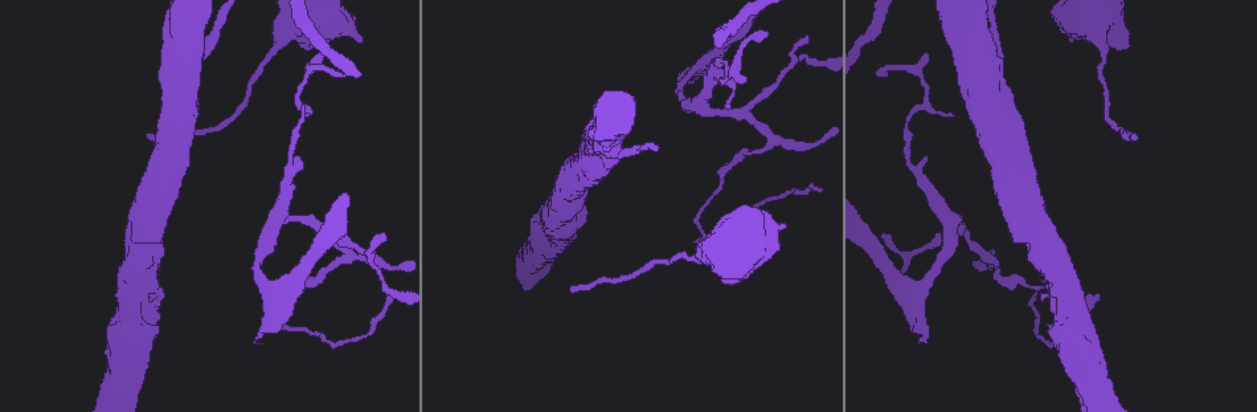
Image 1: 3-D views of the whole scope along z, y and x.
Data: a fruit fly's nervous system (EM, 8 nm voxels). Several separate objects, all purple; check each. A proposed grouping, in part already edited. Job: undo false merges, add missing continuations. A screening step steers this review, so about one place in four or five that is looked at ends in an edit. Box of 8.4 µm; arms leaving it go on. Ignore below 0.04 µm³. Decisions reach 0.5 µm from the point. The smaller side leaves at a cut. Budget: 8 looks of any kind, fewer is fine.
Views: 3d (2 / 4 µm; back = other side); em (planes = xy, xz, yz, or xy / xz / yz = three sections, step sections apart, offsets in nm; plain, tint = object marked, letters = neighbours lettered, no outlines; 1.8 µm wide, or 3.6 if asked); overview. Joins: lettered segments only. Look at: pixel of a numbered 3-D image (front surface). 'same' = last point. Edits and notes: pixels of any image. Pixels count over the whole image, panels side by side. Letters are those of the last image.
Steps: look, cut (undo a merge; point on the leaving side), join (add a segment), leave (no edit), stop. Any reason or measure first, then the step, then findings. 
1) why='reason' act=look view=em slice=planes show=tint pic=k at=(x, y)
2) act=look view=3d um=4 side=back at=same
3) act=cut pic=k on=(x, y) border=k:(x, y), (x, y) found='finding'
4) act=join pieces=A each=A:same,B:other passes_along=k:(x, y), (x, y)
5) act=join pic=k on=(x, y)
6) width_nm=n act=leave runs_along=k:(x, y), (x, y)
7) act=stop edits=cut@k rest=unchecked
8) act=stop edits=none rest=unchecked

why='free end' act=look view=3d um=2 pic=1 at=(253, 342)

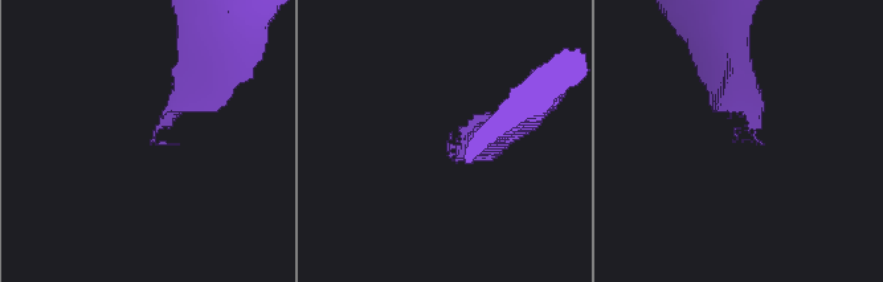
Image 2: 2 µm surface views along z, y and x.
why='need the tissue' act=look view=em slice=yz step=4 show=letters pic=2 at=(155, 143)

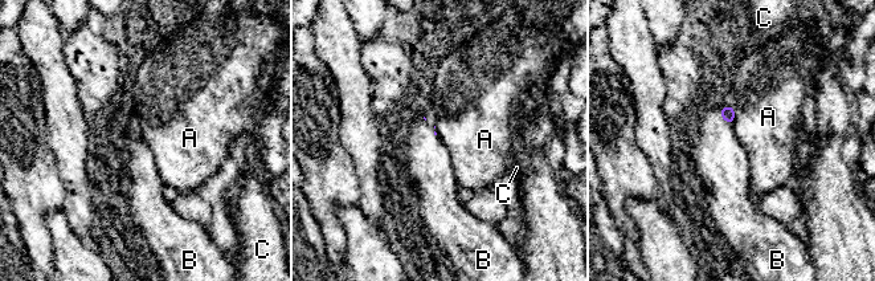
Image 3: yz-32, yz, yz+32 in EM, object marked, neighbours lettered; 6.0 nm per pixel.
why='another direction' act=look view=em slice=planes show=letters at=same

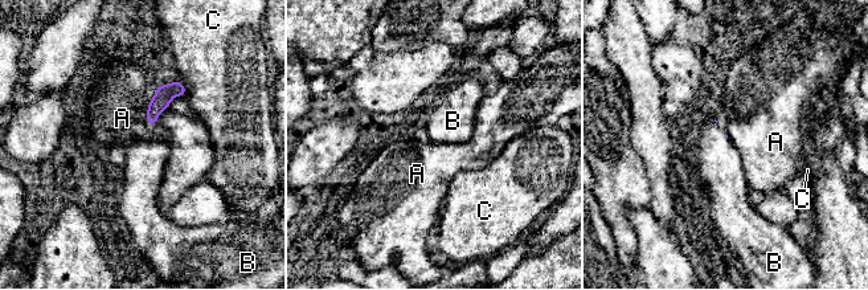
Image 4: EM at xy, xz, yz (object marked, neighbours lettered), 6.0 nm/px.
act=join pieces=B each=A:other,B:same,C:other passes_along=4:(164, 94), (158, 117), (148, 156) found='it goes on there'

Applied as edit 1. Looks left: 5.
act=look view=overview

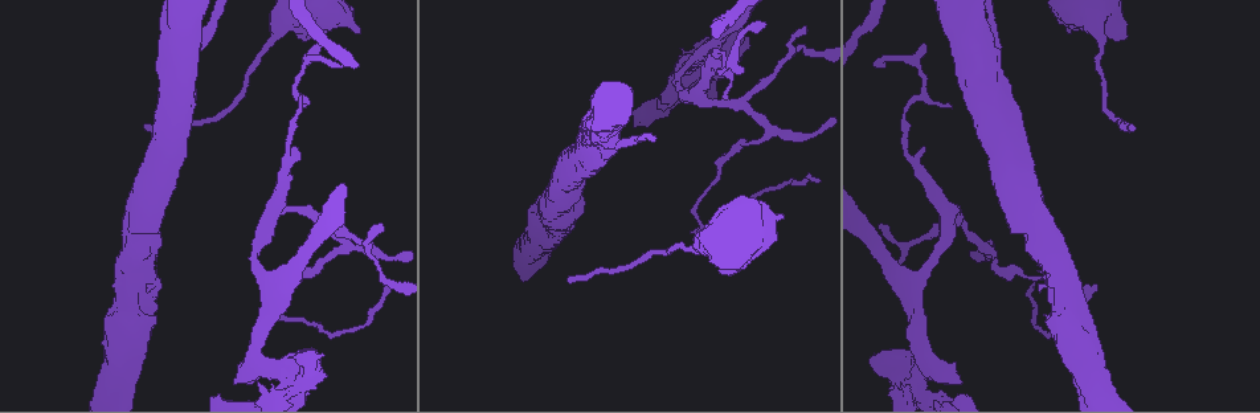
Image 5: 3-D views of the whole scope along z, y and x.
why='stops while still wide' act=look view=3d um=2 side=back pic=5 at=(748, 21)

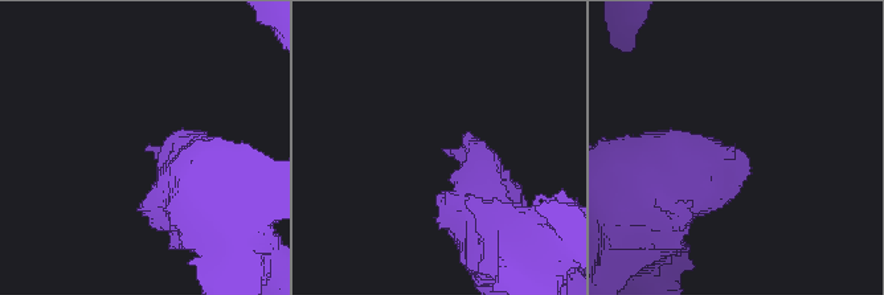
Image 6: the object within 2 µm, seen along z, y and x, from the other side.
act=look view=em slice=planes show=letters pic=6 at=(732, 147)

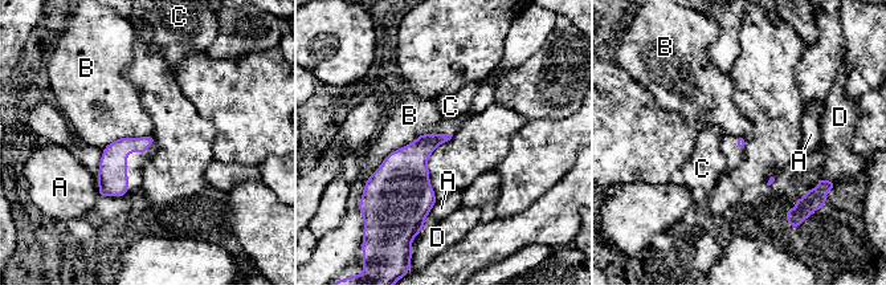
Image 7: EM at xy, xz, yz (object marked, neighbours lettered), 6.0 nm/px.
act=leave each=A:other,B:other,C:other,D:other border=7:(435, 133), (395, 149), (364, 186) found='no lettered segment goes on from it'

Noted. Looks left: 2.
act=stop edits=join@4 rest=unchecked

